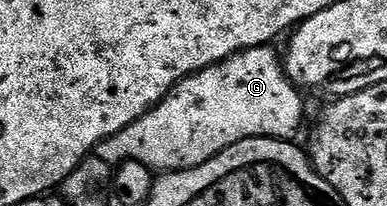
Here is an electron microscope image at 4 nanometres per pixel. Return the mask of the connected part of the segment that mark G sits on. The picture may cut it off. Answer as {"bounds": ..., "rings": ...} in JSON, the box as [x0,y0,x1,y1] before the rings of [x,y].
{"bounds":[93,46,302,174],"rings":[[[267,46],[264,48],[249,48],[243,52],[234,52],[227,60],[216,62],[212,66],[208,66],[204,70],[194,72],[188,78],[184,78],[179,82],[164,99],[159,102],[152,110],[147,112],[138,119],[132,126],[128,126],[124,130],[120,130],[120,134],[112,134],[112,138],[102,140],[96,145],[93,155],[99,156],[104,162],[108,162],[111,166],[117,166],[128,162],[144,162],[144,166],[154,169],[155,173],[165,174],[168,172],[180,172],[184,168],[198,168],[204,162],[208,162],[216,154],[220,154],[228,146],[232,146],[241,140],[290,140],[298,132],[298,127],[302,124],[302,96],[298,85],[293,84],[286,77],[286,69],[284,60],[281,55],[274,53],[273,47]]]}

